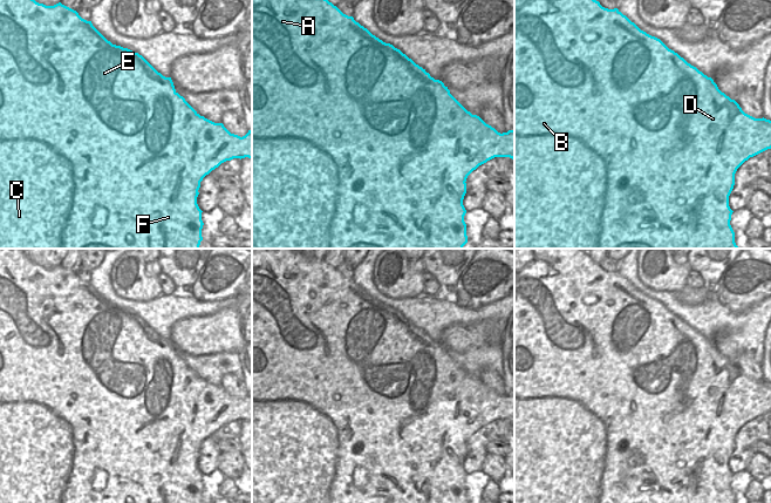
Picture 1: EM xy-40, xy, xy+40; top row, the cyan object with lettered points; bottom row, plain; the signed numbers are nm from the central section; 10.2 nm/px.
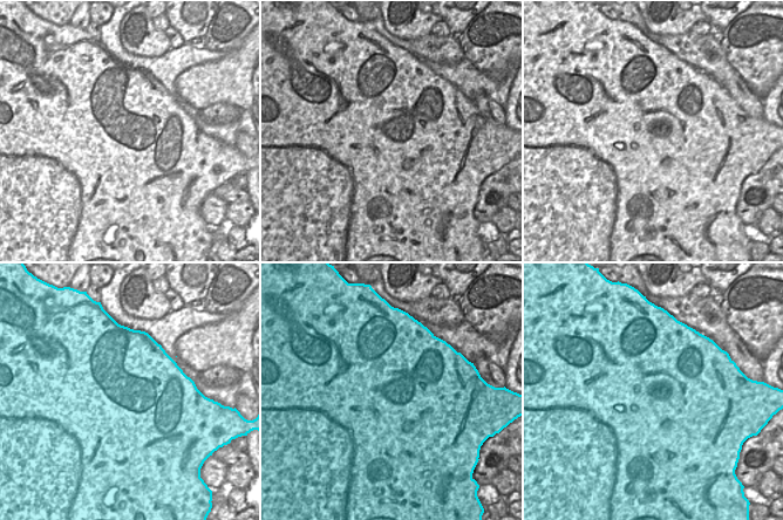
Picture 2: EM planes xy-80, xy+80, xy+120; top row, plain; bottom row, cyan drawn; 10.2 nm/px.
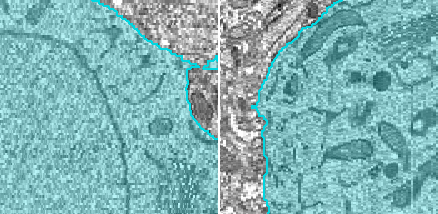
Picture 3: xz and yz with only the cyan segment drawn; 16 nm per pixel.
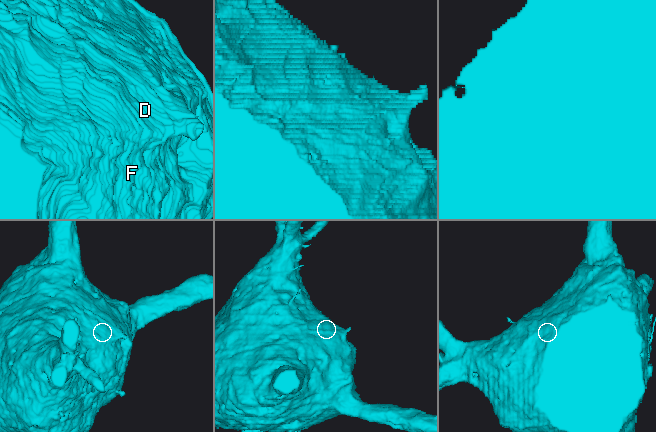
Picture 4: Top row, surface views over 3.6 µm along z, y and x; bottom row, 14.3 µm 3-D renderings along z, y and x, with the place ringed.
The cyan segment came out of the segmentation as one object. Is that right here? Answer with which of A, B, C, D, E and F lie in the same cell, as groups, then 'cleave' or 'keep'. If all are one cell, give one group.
A B C D E F | keep

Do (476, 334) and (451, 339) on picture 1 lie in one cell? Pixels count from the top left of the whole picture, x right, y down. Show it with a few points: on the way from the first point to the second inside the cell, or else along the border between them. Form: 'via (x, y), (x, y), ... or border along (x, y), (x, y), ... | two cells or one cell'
via (470, 335), (457, 338) | one cell

